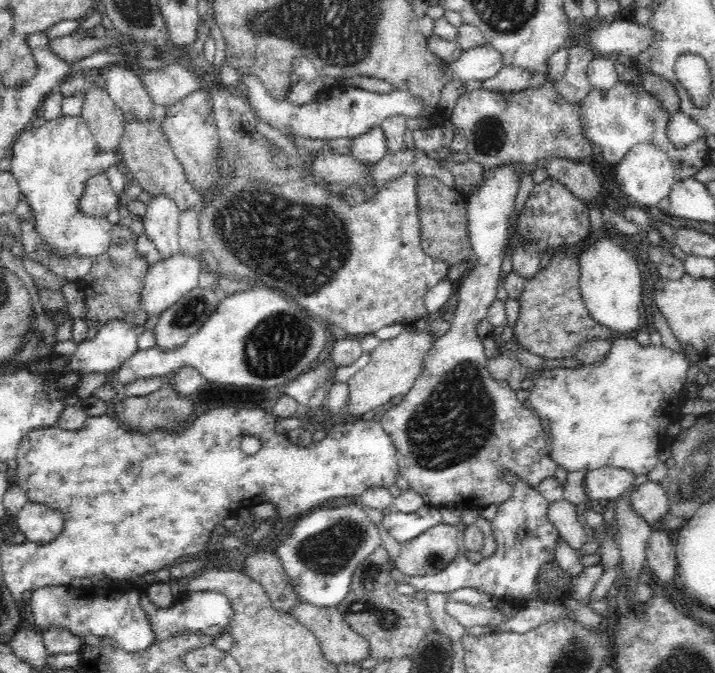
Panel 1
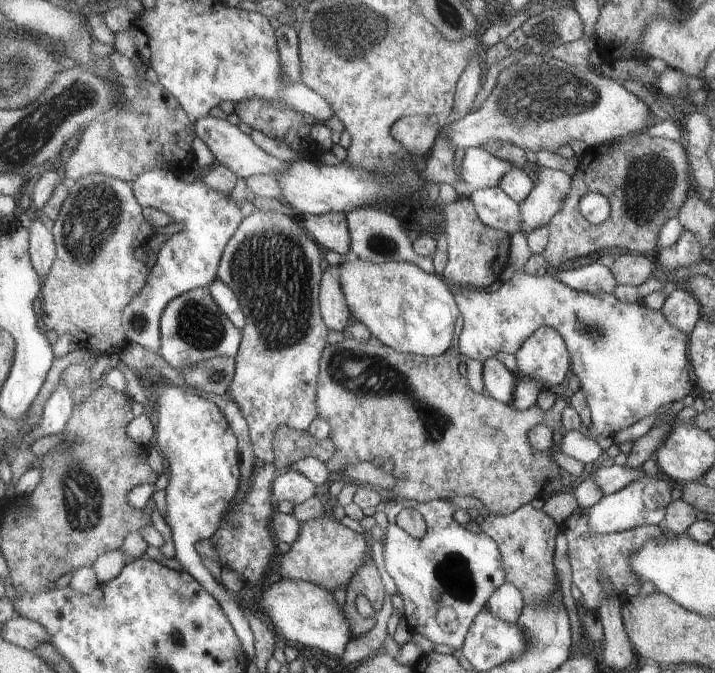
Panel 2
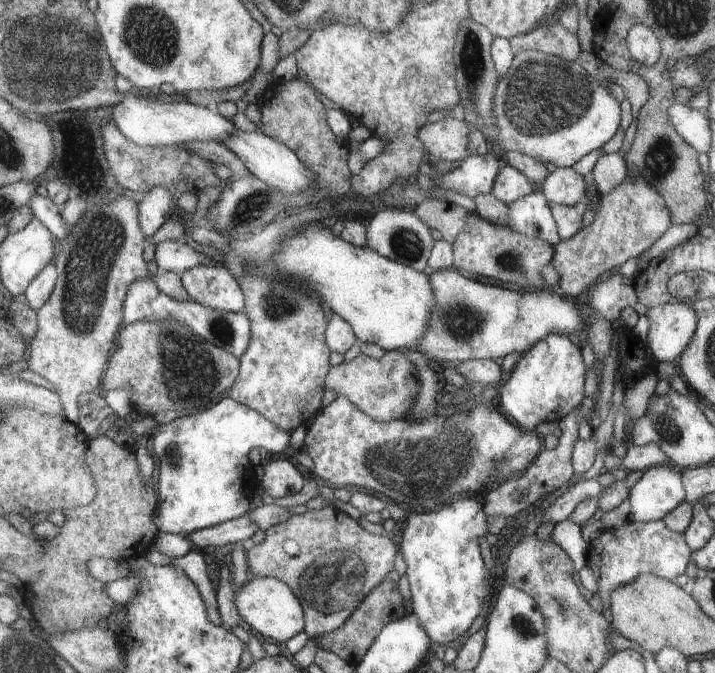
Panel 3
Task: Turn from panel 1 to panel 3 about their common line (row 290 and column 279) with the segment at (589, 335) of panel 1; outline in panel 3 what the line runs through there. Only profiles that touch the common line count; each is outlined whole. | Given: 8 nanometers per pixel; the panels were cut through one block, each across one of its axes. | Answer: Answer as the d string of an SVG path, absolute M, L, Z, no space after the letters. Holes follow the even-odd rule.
M332 505L292 515L265 532L262 543L247 545L247 568L254 577L274 577L293 589L302 602L304 631L310 638L336 631L348 622L366 595L394 568L398 554L388 534L368 534L356 520Z

